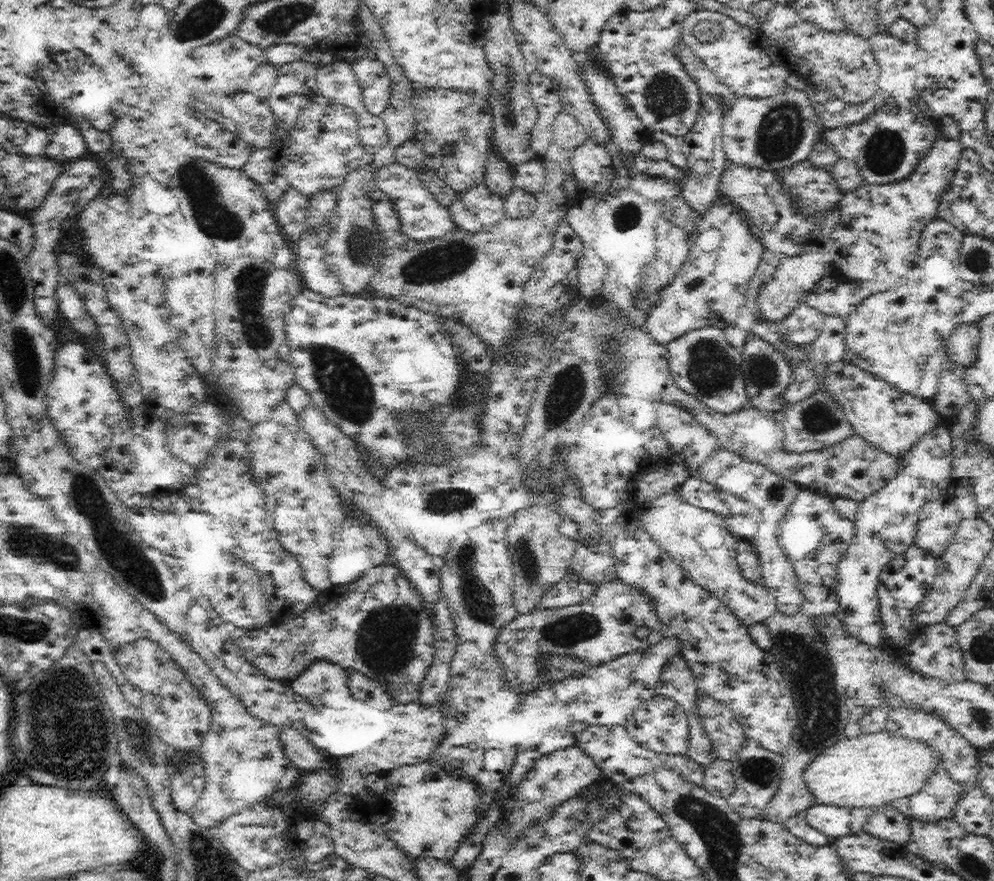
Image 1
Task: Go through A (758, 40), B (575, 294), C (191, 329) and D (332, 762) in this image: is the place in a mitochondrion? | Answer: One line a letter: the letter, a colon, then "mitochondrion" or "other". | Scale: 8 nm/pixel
A: other
B: other
C: other
D: other

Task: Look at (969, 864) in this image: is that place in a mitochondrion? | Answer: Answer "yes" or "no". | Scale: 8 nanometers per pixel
yes

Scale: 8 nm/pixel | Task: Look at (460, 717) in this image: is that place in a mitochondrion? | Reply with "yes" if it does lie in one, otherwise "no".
yes

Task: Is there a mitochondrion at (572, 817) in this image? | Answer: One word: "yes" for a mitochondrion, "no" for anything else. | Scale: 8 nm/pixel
yes

